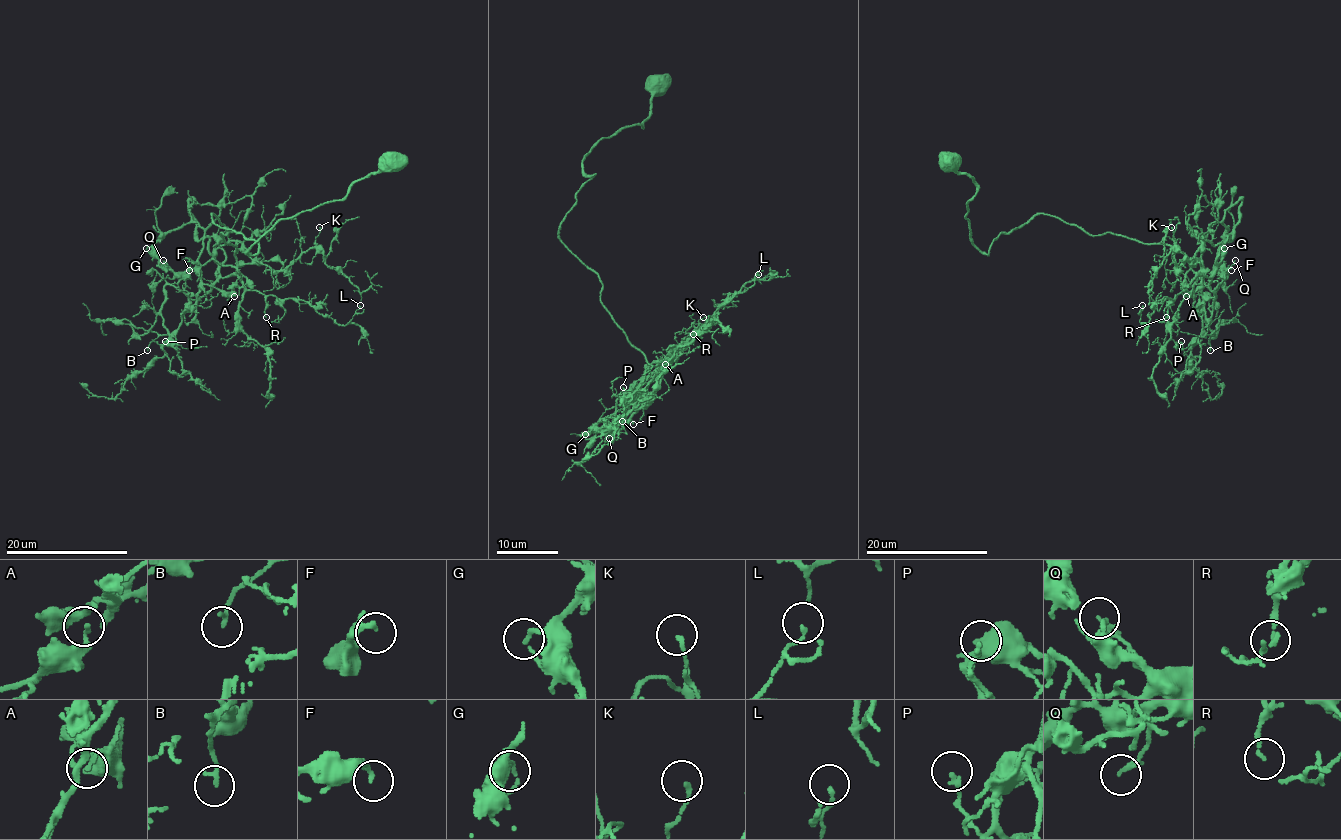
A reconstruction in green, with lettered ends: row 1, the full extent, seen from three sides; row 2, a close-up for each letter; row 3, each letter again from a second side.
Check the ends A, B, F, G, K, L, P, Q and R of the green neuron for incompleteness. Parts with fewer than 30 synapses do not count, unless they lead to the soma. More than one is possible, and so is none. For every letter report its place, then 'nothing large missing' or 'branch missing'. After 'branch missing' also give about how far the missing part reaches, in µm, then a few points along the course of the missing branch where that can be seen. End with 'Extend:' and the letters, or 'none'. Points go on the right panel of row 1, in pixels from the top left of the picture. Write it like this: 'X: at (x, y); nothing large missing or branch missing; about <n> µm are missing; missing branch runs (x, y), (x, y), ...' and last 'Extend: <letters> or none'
A: at (1186, 296); nothing large missing
B: at (1210, 350); nothing large missing
F: at (1231, 270); nothing large missing
G: at (1224, 248); branch missing; about 20 µm are missing; missing branch runs (1224, 248), (1231, 227), (1249, 228), (1255, 236), (1262, 230), (1266, 231)
K: at (1171, 227); nothing large missing
L: at (1142, 305); nothing large missing
P: at (1181, 341); nothing large missing
Q: at (1235, 260); nothing large missing
R: at (1166, 317); nothing large missing
Extend: G

